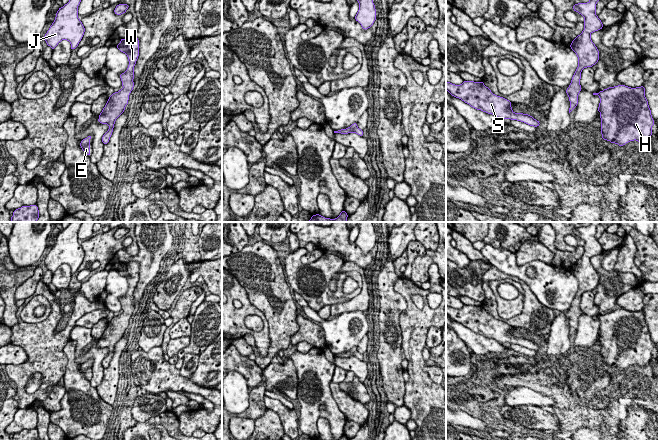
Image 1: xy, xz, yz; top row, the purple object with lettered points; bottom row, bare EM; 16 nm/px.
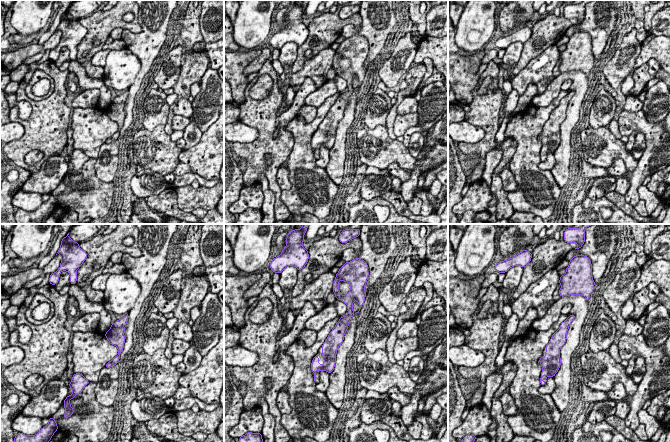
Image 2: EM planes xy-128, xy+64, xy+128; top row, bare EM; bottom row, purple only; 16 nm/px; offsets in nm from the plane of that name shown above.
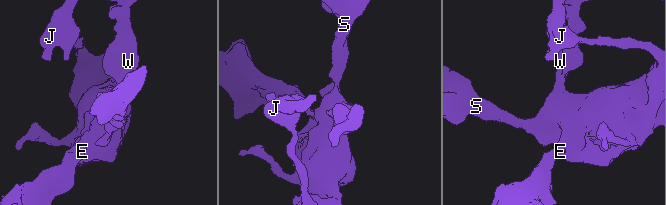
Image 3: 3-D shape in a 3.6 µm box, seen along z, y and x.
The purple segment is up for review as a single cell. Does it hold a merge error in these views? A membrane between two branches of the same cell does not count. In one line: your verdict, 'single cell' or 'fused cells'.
single cell

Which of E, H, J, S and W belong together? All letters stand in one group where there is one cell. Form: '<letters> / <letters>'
E H J S W

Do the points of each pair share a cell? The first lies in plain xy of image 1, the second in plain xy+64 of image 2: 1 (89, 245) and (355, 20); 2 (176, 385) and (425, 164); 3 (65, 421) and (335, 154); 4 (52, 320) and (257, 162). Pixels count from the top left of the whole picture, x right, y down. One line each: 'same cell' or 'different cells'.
1: same cell
2: different cells
3: different cells
4: same cell

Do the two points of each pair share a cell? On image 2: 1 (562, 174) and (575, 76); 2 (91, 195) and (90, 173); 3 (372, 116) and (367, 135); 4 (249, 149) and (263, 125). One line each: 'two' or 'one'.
1: one
2: one
3: two
4: one

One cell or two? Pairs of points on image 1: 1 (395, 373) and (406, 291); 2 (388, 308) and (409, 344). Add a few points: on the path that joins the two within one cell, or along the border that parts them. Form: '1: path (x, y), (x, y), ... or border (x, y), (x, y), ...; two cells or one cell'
1: border (399, 278), (394, 289), (406, 302), (399, 324); two cells
2: border (407, 307), (399, 316), (401, 351); two cells

